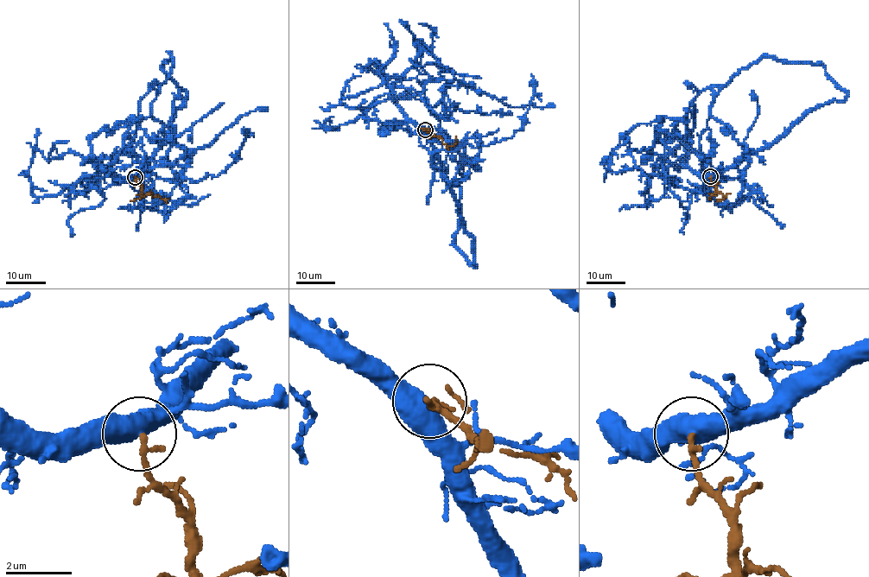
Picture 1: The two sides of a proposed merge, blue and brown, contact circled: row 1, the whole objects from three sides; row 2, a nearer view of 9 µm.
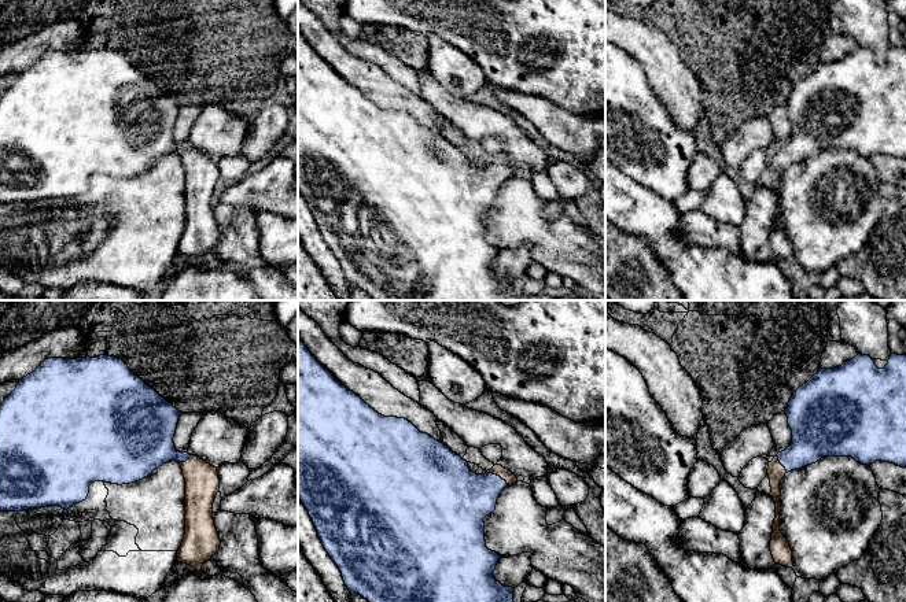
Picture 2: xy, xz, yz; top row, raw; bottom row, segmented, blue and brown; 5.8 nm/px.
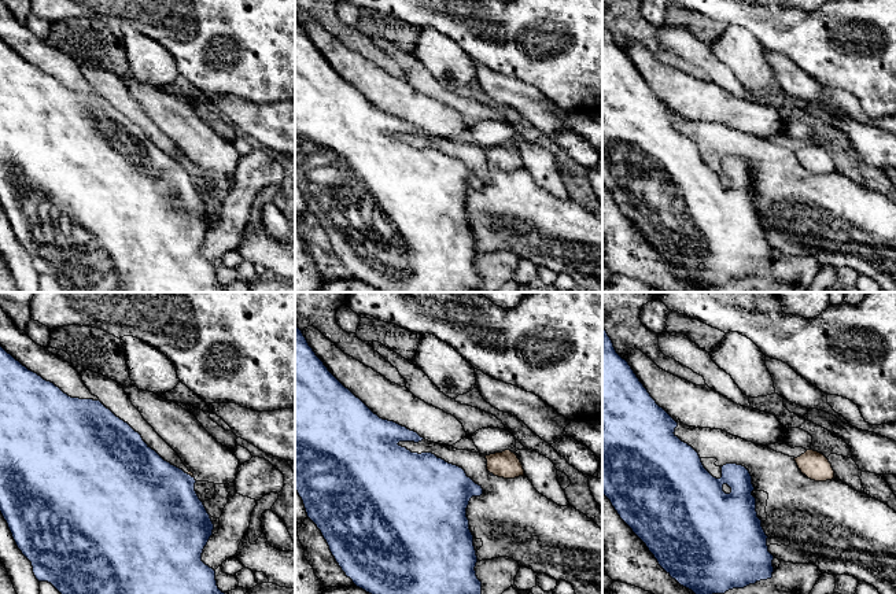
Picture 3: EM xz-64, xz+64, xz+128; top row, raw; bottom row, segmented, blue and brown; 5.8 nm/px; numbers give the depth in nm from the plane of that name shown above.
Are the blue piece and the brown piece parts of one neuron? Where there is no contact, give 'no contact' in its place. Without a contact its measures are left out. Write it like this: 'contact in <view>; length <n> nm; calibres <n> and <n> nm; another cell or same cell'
contact in xz; length 150 nm; calibres 340 and 70 nm; same cell

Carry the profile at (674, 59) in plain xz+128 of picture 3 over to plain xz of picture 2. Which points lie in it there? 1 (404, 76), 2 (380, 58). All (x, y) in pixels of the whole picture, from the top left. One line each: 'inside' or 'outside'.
1: inside
2: inside

